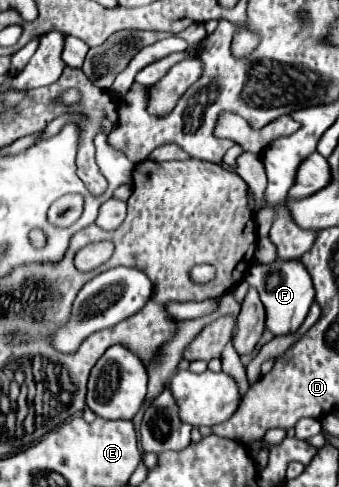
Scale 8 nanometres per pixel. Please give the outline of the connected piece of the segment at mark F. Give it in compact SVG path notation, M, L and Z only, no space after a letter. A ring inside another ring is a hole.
M276 259L274 263L268 265L252 265L246 271L244 279L260 293L260 299L266 309L266 327L274 335L294 333L302 325L302 321L310 311L310 305L314 303L314 285L306 265L300 259L290 259L290 261Z

